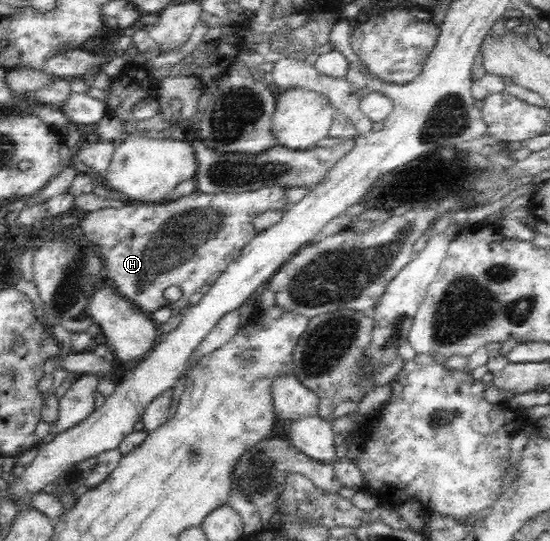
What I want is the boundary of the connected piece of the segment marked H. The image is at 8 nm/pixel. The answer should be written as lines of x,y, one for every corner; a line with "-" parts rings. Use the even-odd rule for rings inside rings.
272,185
248,192
193,192
166,203
130,199
128,202
118,202
110,208
87,213
80,226
87,238
100,244
101,255
109,274
107,283
113,286
113,290
116,290
120,297
149,315
165,307
179,307
180,310
189,305
189,299
200,288
215,284
228,264
254,239
256,233
252,221
256,216
262,215
263,212
281,212
282,216
285,216
291,210
293,205
287,200
289,189
291,187
-
171,286
181,287
183,291
183,296
175,302
169,302
164,296
164,291

